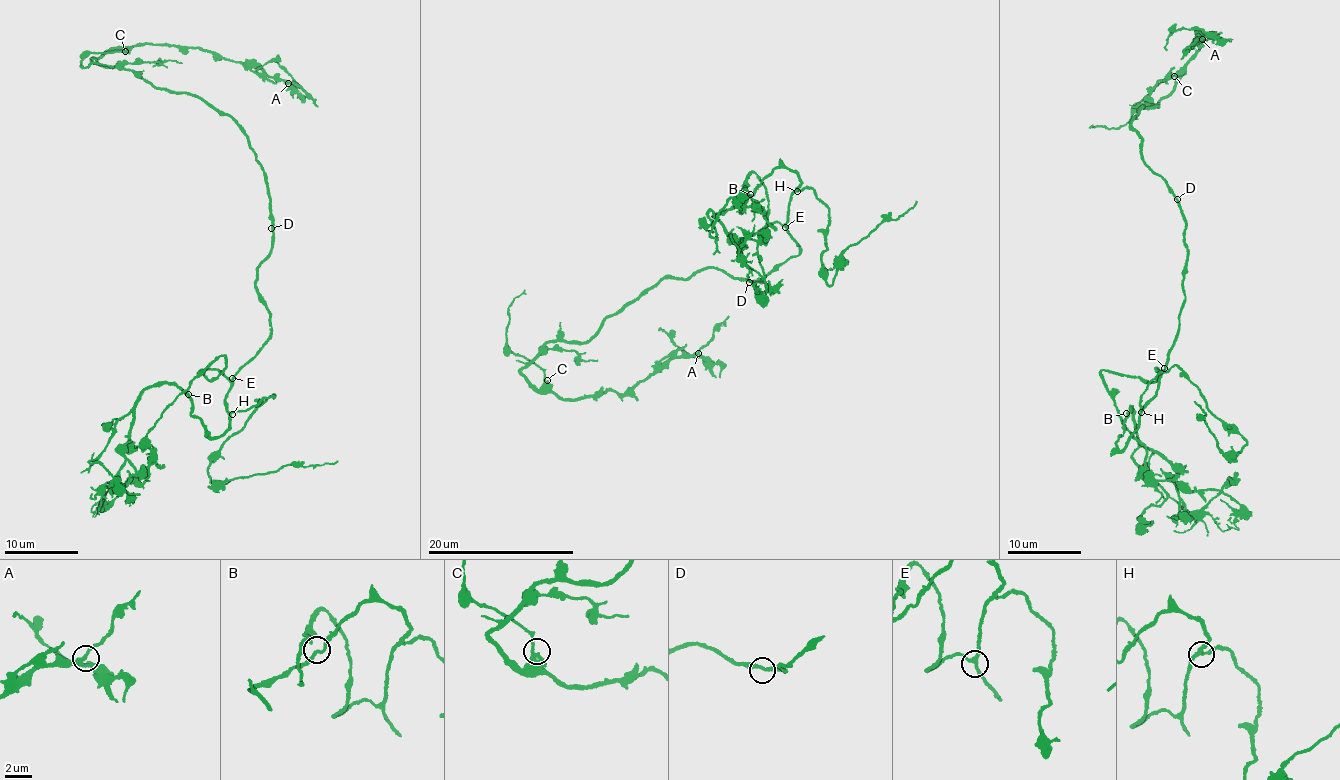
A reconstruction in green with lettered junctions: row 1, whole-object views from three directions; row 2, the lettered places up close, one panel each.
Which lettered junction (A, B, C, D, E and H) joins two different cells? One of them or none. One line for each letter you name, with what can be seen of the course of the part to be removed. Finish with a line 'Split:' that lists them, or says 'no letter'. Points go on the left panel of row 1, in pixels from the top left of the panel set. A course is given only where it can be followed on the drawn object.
Split: no letter

